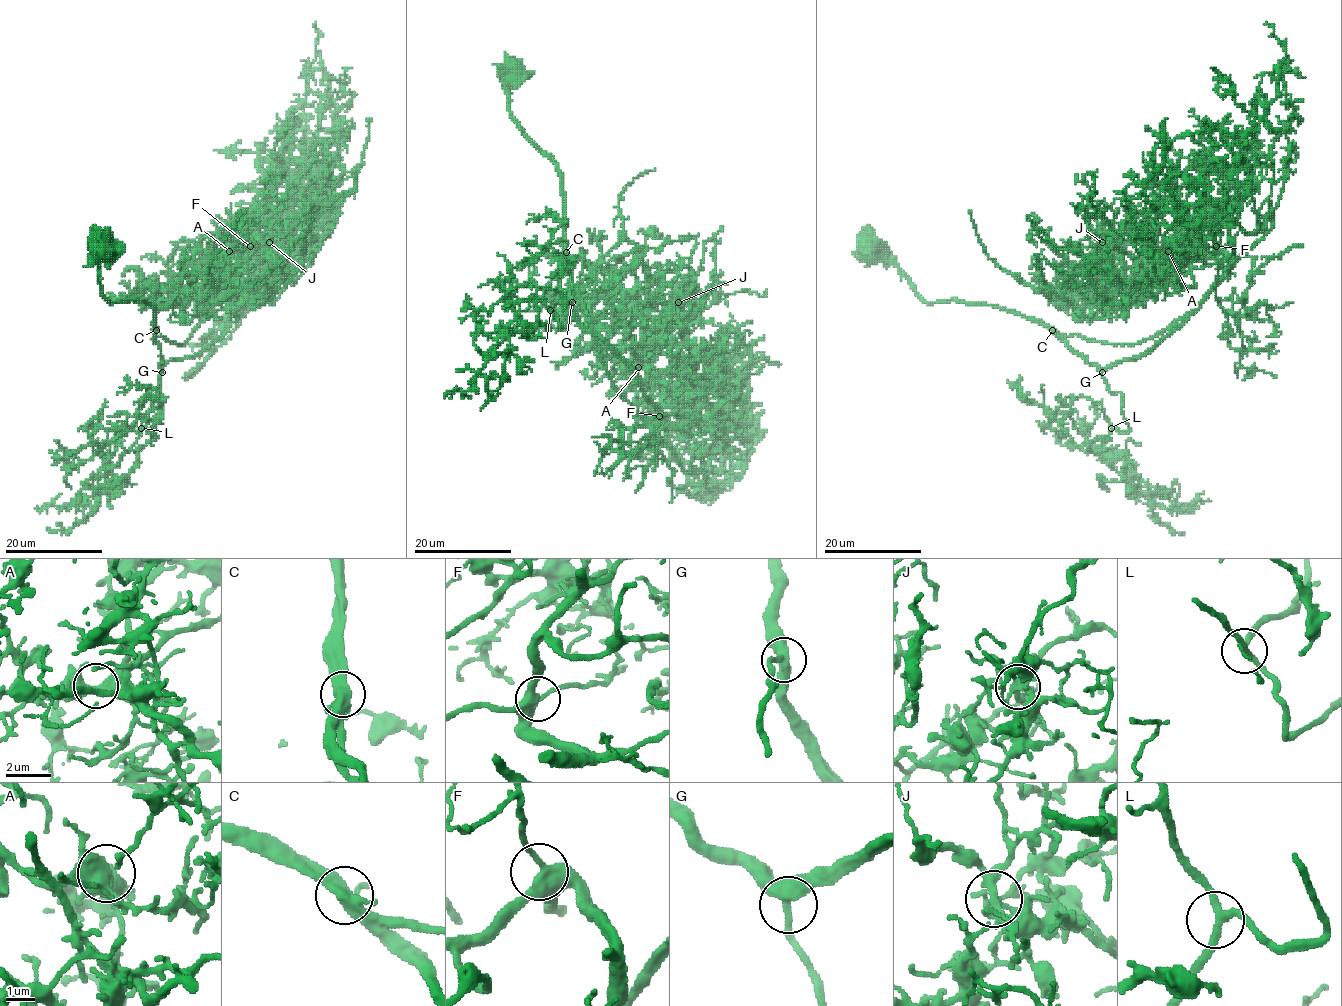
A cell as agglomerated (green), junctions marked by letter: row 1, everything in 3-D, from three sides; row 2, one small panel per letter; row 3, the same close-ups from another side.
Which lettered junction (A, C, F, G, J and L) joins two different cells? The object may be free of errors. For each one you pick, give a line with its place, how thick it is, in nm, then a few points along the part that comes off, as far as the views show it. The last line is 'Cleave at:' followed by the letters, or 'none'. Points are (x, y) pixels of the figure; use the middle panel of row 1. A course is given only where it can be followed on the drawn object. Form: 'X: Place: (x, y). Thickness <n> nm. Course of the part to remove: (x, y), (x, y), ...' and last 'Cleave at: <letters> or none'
Cleave at: none

